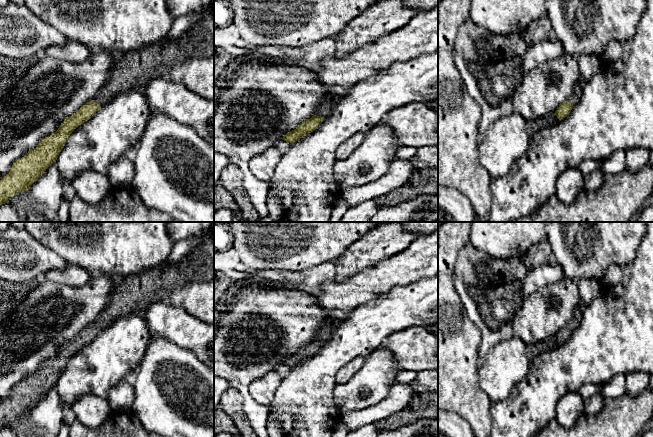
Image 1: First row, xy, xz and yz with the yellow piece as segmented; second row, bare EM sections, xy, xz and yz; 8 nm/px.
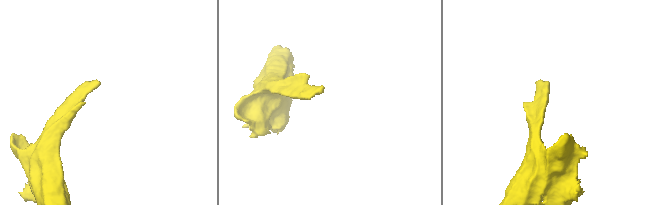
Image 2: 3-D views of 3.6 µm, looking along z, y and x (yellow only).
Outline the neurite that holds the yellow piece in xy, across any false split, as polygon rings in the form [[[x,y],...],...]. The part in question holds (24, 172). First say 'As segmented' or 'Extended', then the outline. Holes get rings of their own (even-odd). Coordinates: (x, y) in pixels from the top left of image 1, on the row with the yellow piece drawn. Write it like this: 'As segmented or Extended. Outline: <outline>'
Extended. Outline: [[[208,10],[203,12],[203,18],[198,26],[193,27],[189,32],[184,32],[174,40],[165,37],[161,41],[139,50],[126,53],[114,52],[114,65],[111,69],[110,78],[96,94],[94,100],[83,105],[76,113],[66,118],[54,134],[44,138],[36,148],[14,162],[9,173],[0,180],[0,205],[8,203],[8,199],[14,195],[30,190],[31,185],[45,173],[46,169],[56,163],[72,132],[89,120],[118,93],[133,89],[143,90],[151,80],[168,77],[172,66],[178,61],[213,55],[214,13]]]

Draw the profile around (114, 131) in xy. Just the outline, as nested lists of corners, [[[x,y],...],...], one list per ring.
[[[133,89],[118,93],[69,136],[56,165],[62,183],[72,181],[82,171],[92,170],[107,174],[109,166],[123,157],[132,157],[137,149],[153,110],[143,90]]]

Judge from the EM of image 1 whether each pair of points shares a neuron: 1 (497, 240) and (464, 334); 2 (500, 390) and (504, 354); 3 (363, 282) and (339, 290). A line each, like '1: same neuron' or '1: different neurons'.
1: different neurons
2: same neuron
3: same neuron

